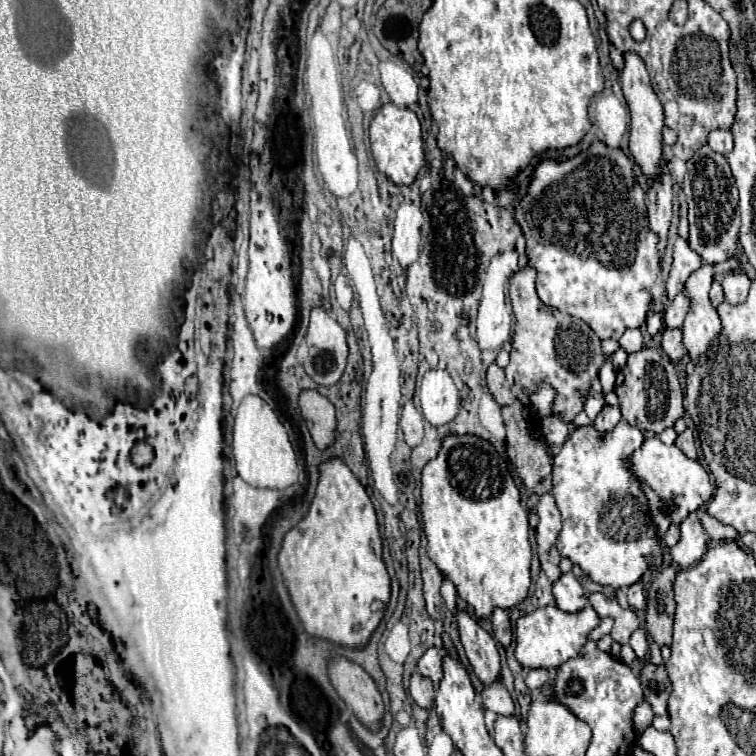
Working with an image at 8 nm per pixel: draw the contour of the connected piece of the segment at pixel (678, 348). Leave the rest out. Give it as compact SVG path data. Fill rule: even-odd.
M664 329L662 333L662 349L664 353L676 363L684 357L686 349L682 343L682 331L680 329Z

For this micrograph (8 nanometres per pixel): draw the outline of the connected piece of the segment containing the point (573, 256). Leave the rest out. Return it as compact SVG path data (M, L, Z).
M600 141L584 153L564 163L544 161L536 167L528 195L516 207L516 219L526 237L530 267L538 271L538 297L554 309L582 319L600 339L618 341L628 327L640 327L650 311L650 287L660 273L656 251L658 237L650 233L644 201L636 201L634 161L620 149L610 149Z

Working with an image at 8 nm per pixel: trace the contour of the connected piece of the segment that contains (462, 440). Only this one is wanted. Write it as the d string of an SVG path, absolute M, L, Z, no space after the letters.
M450 435L444 439L438 457L422 469L422 521L428 539L428 557L436 563L442 577L450 579L460 599L464 599L478 619L488 619L496 607L510 609L522 603L532 585L528 511L521 504L520 491L508 471L508 463L492 443L474 435Z

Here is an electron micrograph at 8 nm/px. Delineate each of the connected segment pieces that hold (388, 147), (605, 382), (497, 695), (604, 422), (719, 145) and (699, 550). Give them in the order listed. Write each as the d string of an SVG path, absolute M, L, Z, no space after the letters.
M386 103L378 109L370 123L370 145L372 155L376 159L378 169L392 179L396 185L412 185L418 171L424 167L424 141L422 141L422 127L414 111L396 107L394 103Z
M606 361L600 369L600 385L602 385L602 395L608 395L612 389L614 389L614 379L616 379L616 373L610 365L610 361Z
M496 681L494 685L484 689L482 705L484 705L484 709L490 709L490 711L494 711L498 715L504 715L504 717L514 717L516 715L514 701L512 701L510 693L506 691L506 687L502 685L502 681Z
M604 405L604 409L600 411L600 415L598 415L596 421L594 421L594 427L596 427L600 433L606 433L606 431L614 429L620 419L622 419L622 415L620 415L620 409L618 409L618 407Z
M714 129L708 133L708 145L718 153L730 153L734 143L734 135L730 129Z
M690 513L680 523L680 541L670 549L670 555L674 563L680 565L680 569L692 567L702 561L702 555L708 549L708 535L698 519L696 513Z

